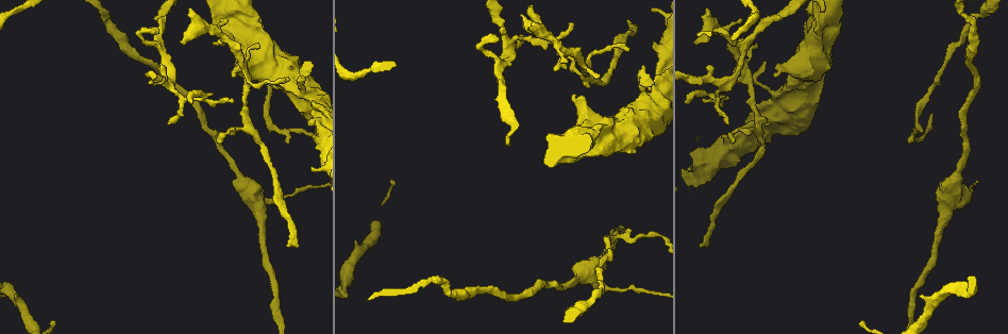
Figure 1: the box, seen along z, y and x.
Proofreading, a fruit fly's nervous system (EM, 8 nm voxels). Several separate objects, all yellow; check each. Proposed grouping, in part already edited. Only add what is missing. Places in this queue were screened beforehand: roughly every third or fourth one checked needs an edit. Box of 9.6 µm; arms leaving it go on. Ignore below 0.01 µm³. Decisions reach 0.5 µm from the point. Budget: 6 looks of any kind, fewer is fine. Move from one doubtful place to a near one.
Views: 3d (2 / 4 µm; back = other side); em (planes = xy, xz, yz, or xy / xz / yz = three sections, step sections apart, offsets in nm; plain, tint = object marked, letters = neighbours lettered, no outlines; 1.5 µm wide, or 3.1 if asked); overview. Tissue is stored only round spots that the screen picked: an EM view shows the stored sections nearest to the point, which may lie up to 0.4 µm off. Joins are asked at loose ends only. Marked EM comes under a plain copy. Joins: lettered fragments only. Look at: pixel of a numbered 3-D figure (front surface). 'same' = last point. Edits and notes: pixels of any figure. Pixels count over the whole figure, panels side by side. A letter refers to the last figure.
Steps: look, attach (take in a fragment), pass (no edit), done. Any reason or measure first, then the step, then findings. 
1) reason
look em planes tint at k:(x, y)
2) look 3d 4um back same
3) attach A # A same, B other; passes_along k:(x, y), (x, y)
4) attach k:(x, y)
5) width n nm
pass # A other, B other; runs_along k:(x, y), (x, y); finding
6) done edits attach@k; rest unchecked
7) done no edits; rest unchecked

thin end
look 3d 4um back at 1:(169, 123)

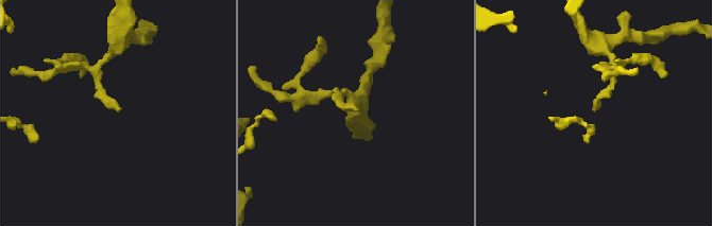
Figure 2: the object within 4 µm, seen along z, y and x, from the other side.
need the tissue
look em xz step 8 letters at 2:(356, 110)

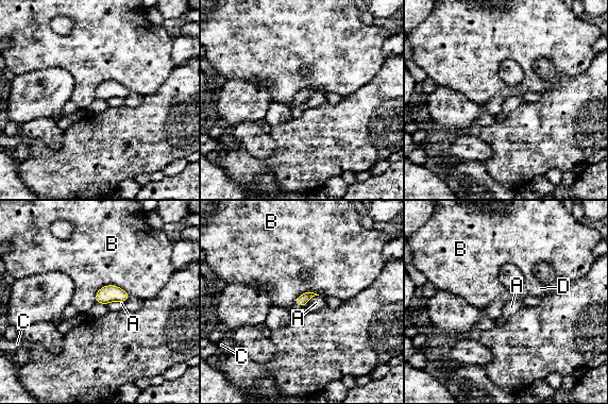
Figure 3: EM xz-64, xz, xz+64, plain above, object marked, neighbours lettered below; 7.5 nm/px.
pass # A other, B other, C other, D other; border 3:(318, 295), (315, 295), (304, 305); none of them fits

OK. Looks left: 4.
branch stops here
look 3d 2um at 1:(570, 24)

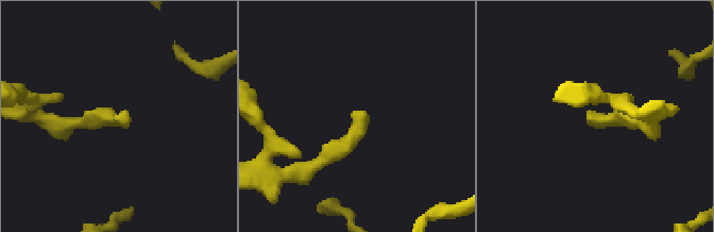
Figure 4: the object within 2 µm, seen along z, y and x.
shape alone is not enough
look em planes letters at 4:(128, 115)

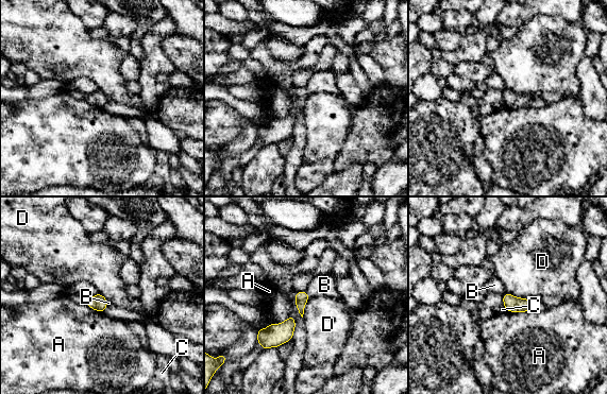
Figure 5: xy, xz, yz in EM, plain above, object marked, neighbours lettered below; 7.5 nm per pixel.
width 100 nm; longest_contact D 220 nm
pass # A other, B other, C other, D other; no lettered fragment goes on from it

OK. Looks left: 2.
branch stops here
look em planes letters at 1:(566, 61)

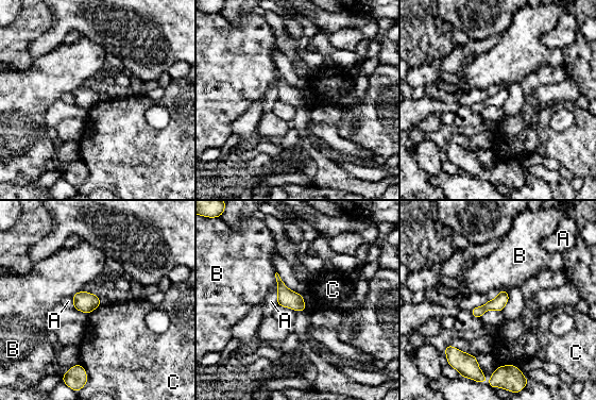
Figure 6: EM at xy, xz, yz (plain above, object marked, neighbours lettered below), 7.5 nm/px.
pass # A other, B other, C other; runs_along 6:(505, 294), (494, 304), (474, 312); none of them fits

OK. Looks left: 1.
done no edits; rest unchecked

